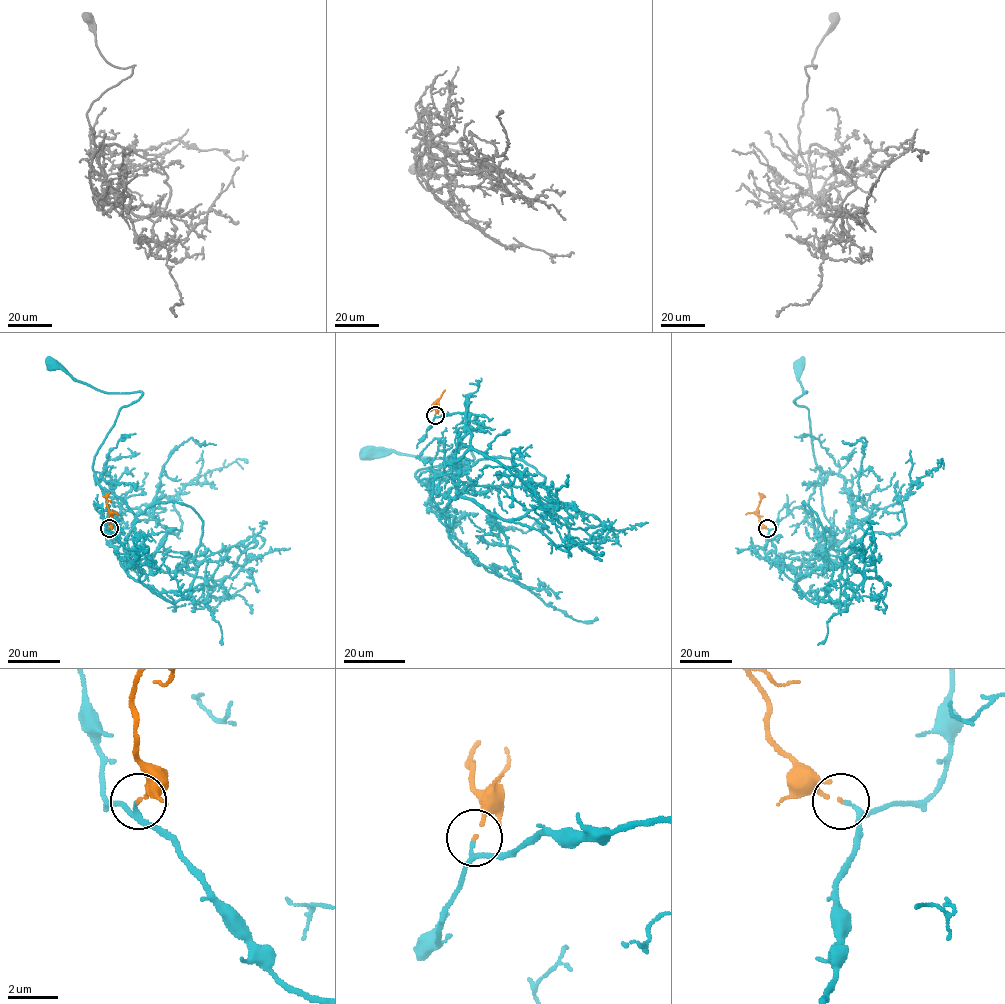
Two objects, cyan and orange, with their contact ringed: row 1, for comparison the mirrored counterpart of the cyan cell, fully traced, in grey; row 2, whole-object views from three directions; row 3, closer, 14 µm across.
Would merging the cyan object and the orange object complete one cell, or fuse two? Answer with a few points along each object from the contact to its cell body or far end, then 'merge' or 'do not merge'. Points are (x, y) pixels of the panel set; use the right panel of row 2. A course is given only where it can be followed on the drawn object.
course cyan (767, 528), (764, 553), (778, 565), (822, 552), (798, 363); course orange (766, 528), (759, 522), (756, 511), (761, 500), (759, 492); merge

